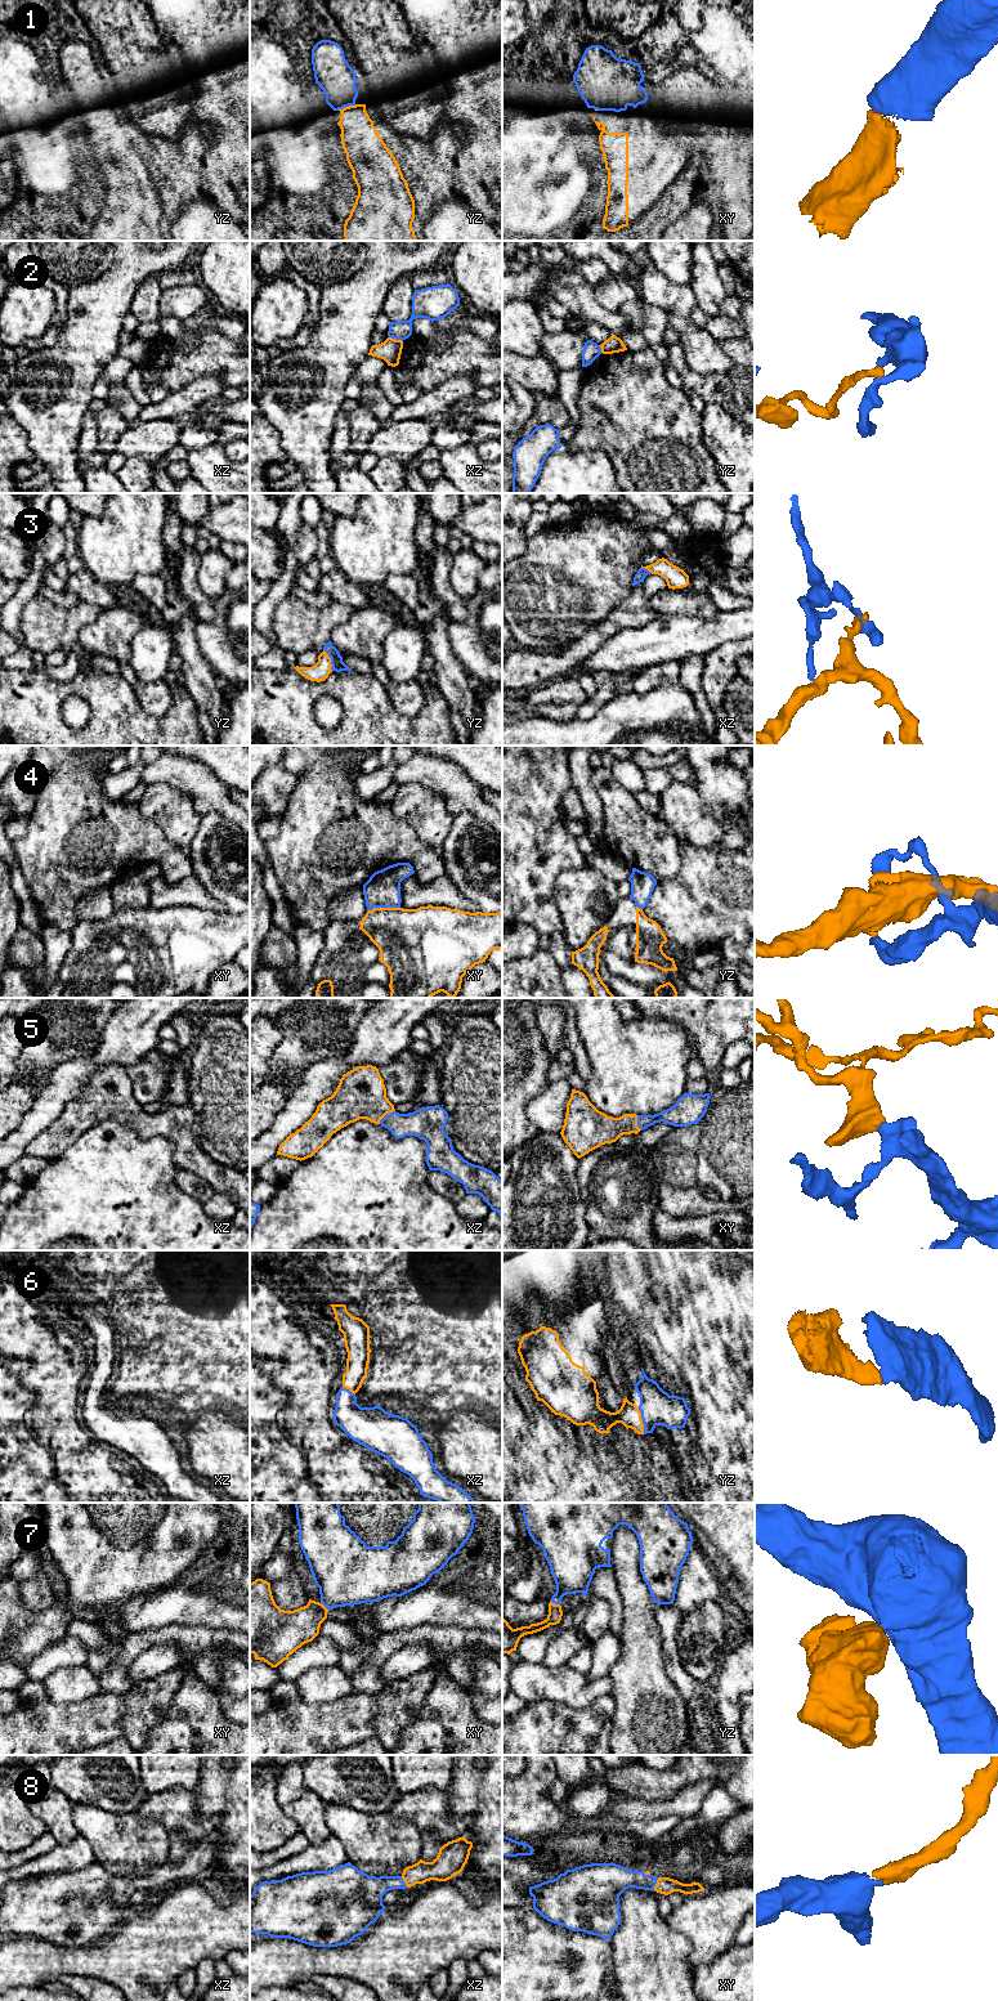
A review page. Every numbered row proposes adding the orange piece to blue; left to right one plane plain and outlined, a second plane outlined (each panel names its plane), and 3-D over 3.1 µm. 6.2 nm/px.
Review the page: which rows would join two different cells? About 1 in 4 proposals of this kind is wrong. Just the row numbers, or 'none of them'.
2, 3, 4

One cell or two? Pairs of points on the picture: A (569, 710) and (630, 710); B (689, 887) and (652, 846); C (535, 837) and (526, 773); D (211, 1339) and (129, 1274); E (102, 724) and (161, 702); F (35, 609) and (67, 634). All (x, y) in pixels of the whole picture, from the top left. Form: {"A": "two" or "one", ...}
{"A": "two", "B": "two", "C": "one", "D": "one", "E": "two", "F": "one"}

